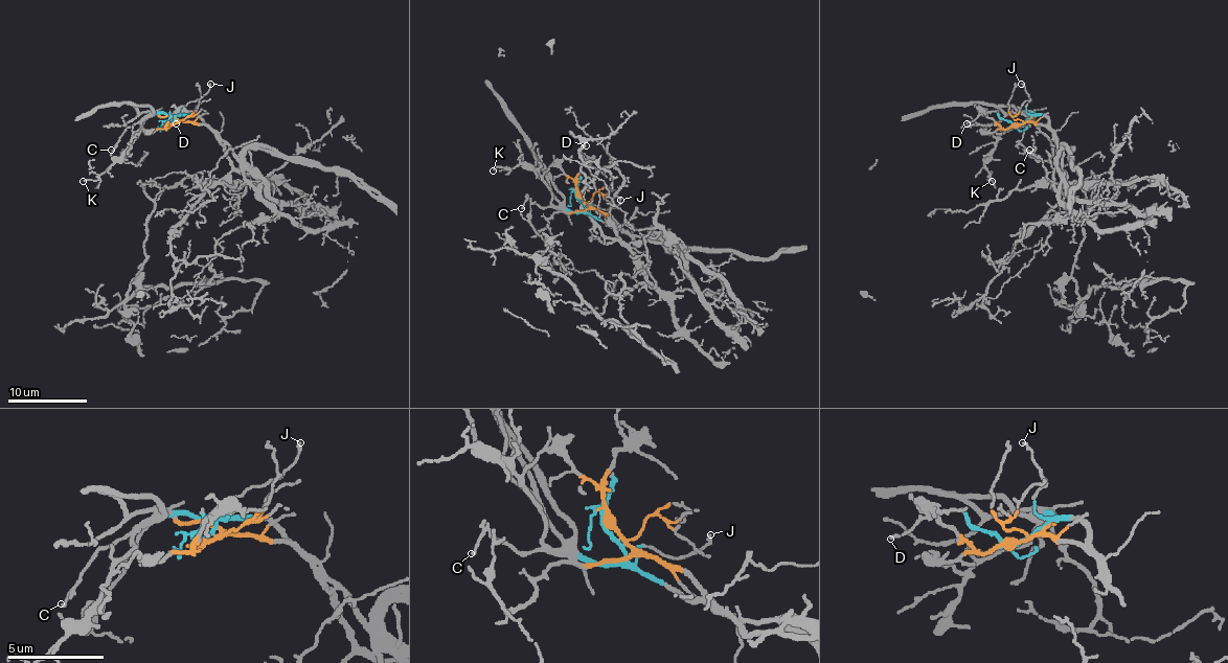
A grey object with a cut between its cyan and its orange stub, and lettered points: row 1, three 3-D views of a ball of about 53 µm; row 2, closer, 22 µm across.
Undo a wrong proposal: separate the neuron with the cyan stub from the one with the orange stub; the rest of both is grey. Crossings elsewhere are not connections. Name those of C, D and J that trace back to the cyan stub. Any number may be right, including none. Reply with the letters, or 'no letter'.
C, J

